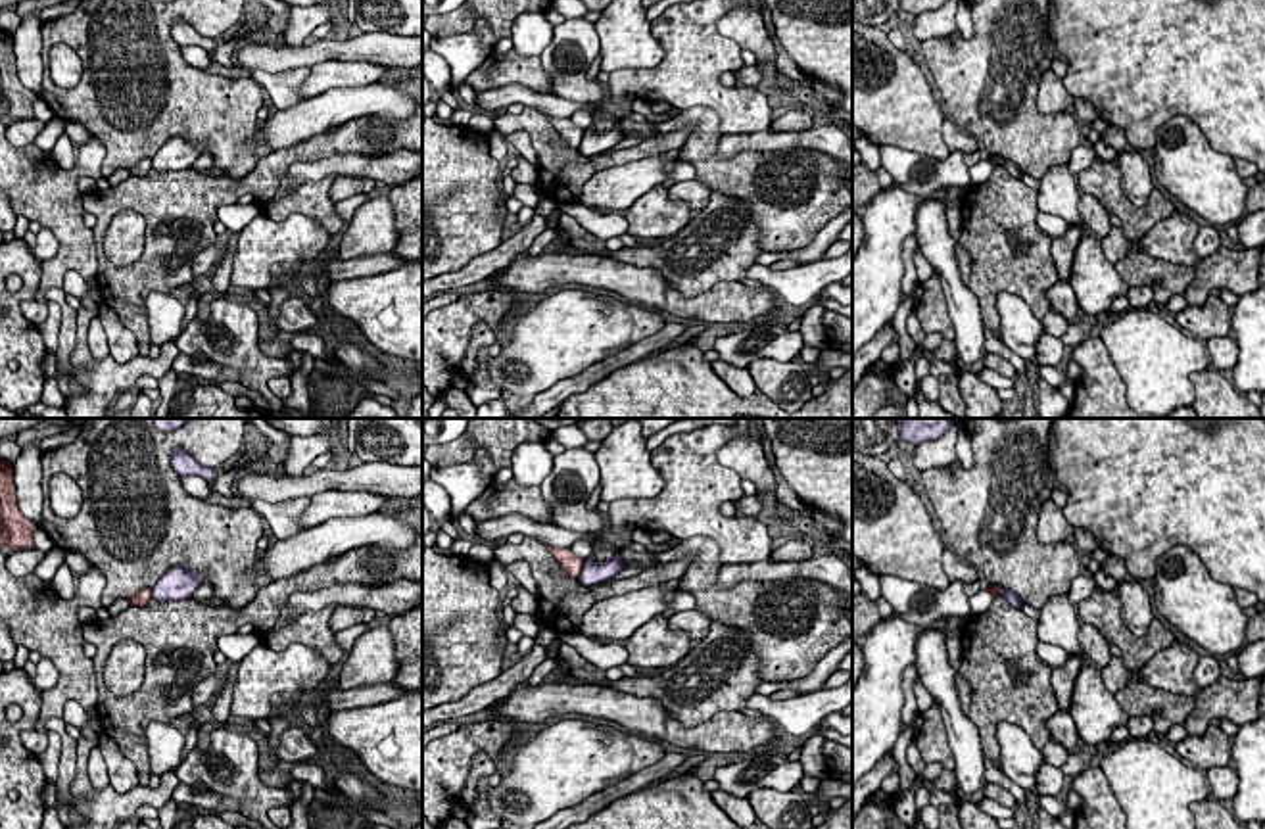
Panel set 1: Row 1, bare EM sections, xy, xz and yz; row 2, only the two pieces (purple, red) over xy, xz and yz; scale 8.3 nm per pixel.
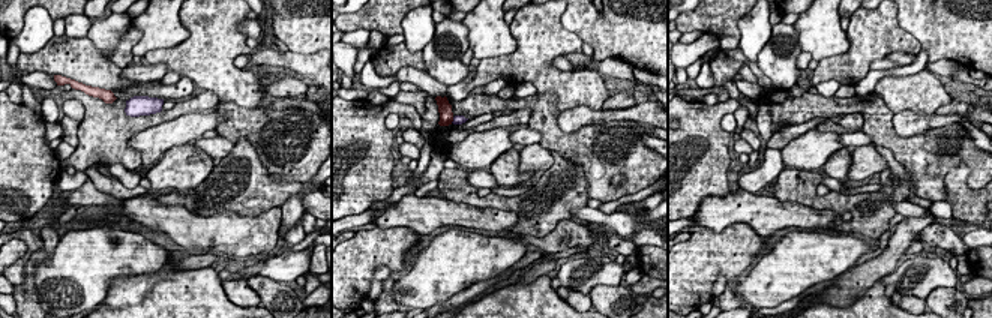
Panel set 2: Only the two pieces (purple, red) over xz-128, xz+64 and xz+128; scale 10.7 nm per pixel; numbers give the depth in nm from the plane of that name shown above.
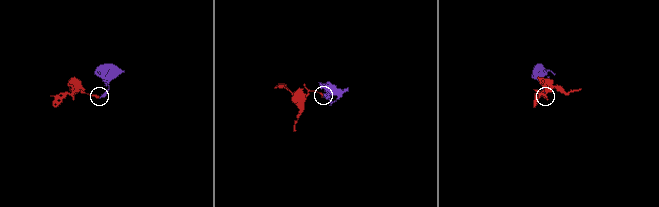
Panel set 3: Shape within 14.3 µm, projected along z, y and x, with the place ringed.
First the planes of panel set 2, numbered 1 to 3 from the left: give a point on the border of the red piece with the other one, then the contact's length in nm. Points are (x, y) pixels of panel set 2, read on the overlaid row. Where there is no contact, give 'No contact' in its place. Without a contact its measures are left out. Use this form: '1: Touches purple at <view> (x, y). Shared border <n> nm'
1: No contact
2: Touches purple at xz+64 (453, 120). Shared border 70 nm
3: No contact

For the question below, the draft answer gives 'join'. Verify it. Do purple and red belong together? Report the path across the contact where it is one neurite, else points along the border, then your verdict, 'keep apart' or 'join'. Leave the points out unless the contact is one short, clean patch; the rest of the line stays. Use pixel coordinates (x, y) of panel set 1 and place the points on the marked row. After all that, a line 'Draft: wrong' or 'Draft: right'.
along xz (584, 563), (576, 576) | keep apart
Draft: wrong

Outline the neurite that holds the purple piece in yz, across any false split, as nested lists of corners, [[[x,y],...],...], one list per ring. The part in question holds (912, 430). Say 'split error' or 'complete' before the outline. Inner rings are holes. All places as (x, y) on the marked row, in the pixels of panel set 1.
complete; [[[904,418],[900,424],[900,438],[912,445],[919,445],[941,438],[952,422],[956,422],[962,430],[962,422],[958,418],[939,418],[935,424],[923,424],[921,418]]]

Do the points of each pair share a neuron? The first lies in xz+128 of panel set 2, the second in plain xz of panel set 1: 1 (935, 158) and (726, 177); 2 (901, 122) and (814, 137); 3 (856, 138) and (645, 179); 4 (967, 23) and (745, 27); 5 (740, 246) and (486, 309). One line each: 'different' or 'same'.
1: same
2: same
3: different
4: same
5: same

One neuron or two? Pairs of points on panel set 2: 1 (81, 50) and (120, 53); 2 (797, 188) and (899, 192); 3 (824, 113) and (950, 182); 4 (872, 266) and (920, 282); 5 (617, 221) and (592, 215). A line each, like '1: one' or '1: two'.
1: two
2: one
3: two
4: two
5: one

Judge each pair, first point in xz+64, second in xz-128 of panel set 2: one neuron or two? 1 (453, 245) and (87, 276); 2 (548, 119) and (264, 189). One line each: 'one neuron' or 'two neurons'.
1: one neuron
2: two neurons

